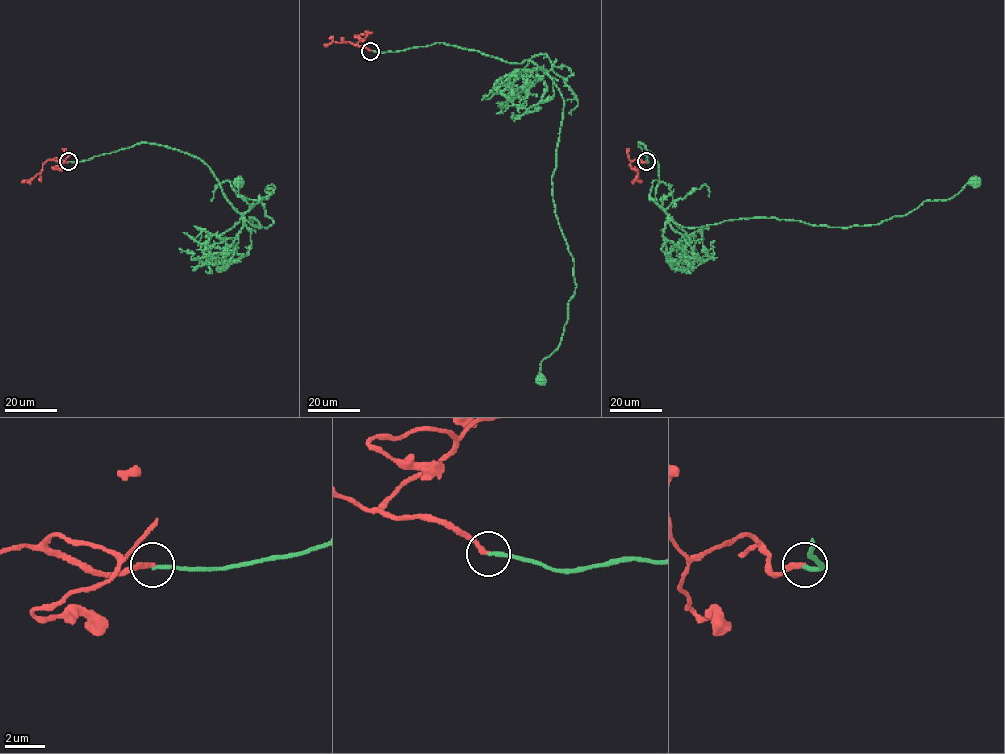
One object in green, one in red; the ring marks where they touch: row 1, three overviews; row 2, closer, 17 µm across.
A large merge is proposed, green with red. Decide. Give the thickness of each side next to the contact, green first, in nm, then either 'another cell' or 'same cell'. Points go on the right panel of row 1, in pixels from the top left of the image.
190 nm thick on the green side, 220 nm on the other; another cell

